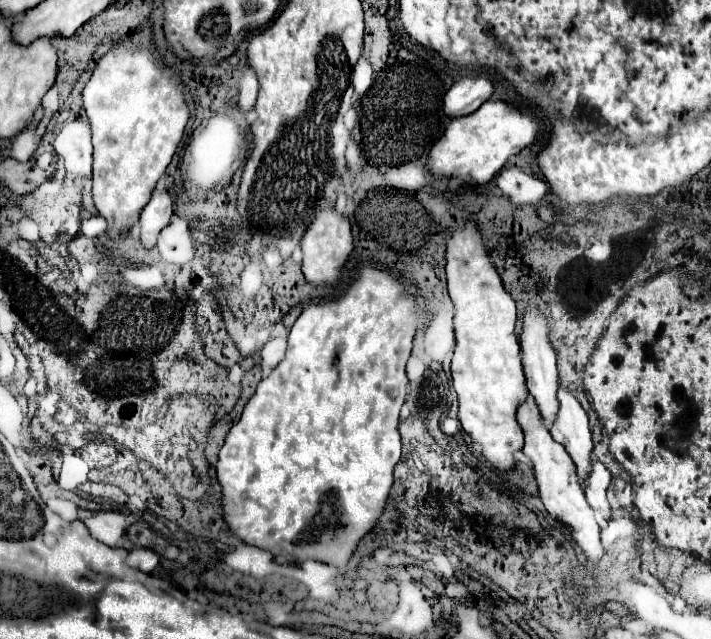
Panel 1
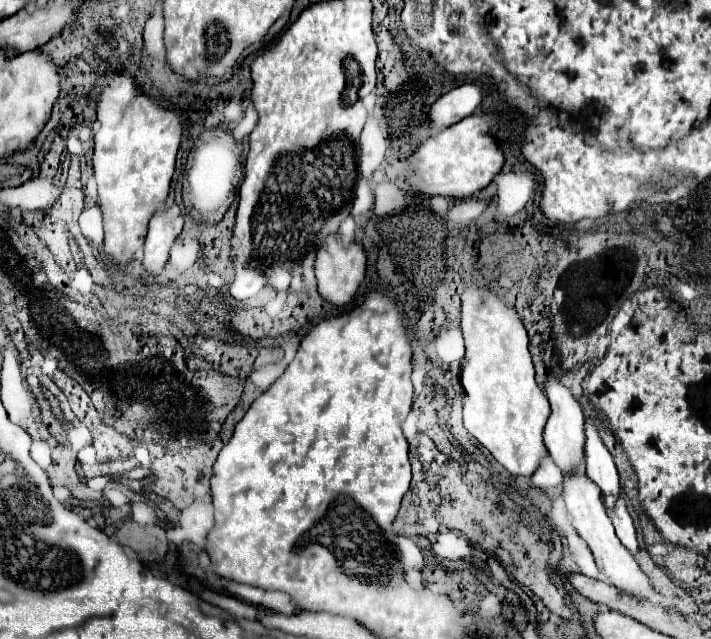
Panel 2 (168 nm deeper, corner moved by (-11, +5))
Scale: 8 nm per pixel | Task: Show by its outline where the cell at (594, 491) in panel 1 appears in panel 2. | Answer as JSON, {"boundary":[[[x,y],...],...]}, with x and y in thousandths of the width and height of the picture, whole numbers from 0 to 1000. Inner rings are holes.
{"boundary":[[[875,775],[866,781],[866,790],[864,790],[864,797],[861,797],[861,818],[864,818],[864,828],[866,828],[869,844],[872,844],[883,859],[895,862],[895,859],[897,859],[897,847],[895,847],[889,809],[886,809],[883,800],[880,800],[880,787],[878,787],[878,778],[875,778]]]}

